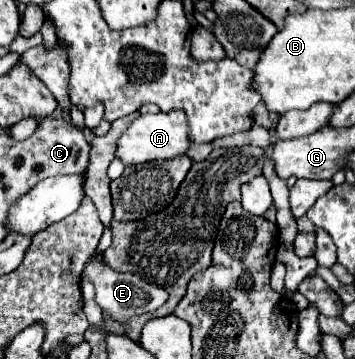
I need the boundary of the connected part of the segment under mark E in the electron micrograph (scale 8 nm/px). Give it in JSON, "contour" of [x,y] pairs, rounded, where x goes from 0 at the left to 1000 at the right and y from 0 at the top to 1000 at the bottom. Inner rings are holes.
{"contour":[[[287,716],[254,721],[248,744],[237,749],[237,772],[259,777],[259,788],[270,799],[270,844],[282,844],[282,855],[293,866],[304,866],[332,900],[349,900],[355,889],[366,889],[383,872],[434,866],[473,833],[473,816],[462,799],[445,799],[445,794],[411,783],[389,760],[327,760],[310,744],[287,738]]]}

